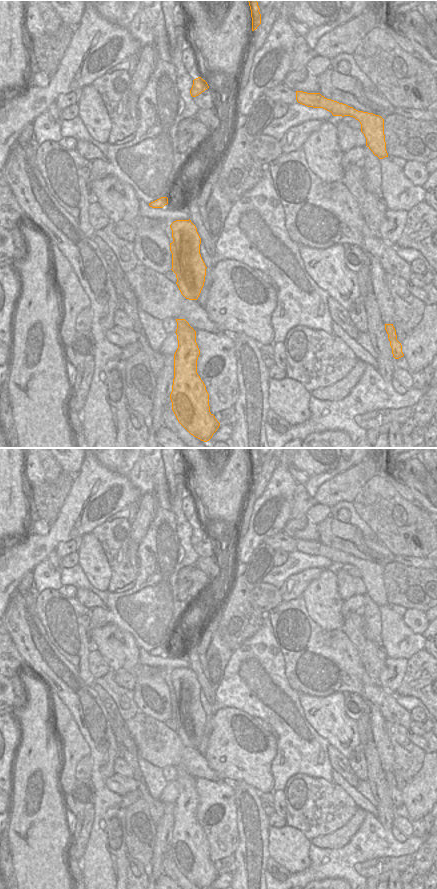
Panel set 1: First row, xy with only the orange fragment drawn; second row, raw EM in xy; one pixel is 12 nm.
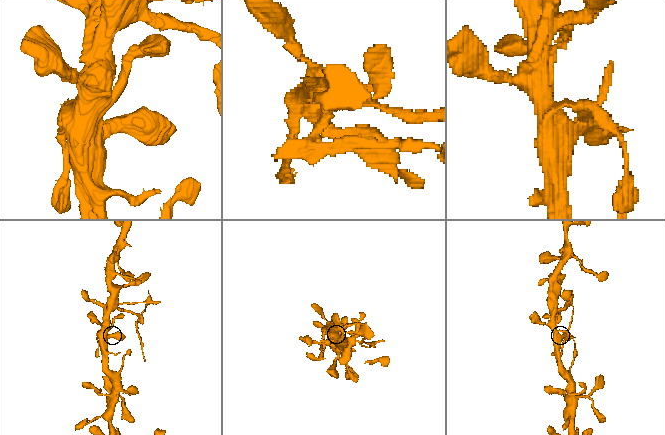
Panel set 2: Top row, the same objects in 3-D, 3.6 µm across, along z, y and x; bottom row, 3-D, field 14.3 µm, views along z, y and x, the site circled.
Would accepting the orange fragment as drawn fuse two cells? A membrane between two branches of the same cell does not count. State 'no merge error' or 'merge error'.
merge error

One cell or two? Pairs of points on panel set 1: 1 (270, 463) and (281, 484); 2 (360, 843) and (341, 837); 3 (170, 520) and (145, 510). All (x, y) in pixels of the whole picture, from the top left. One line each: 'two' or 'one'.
1: two
2: two
3: two

